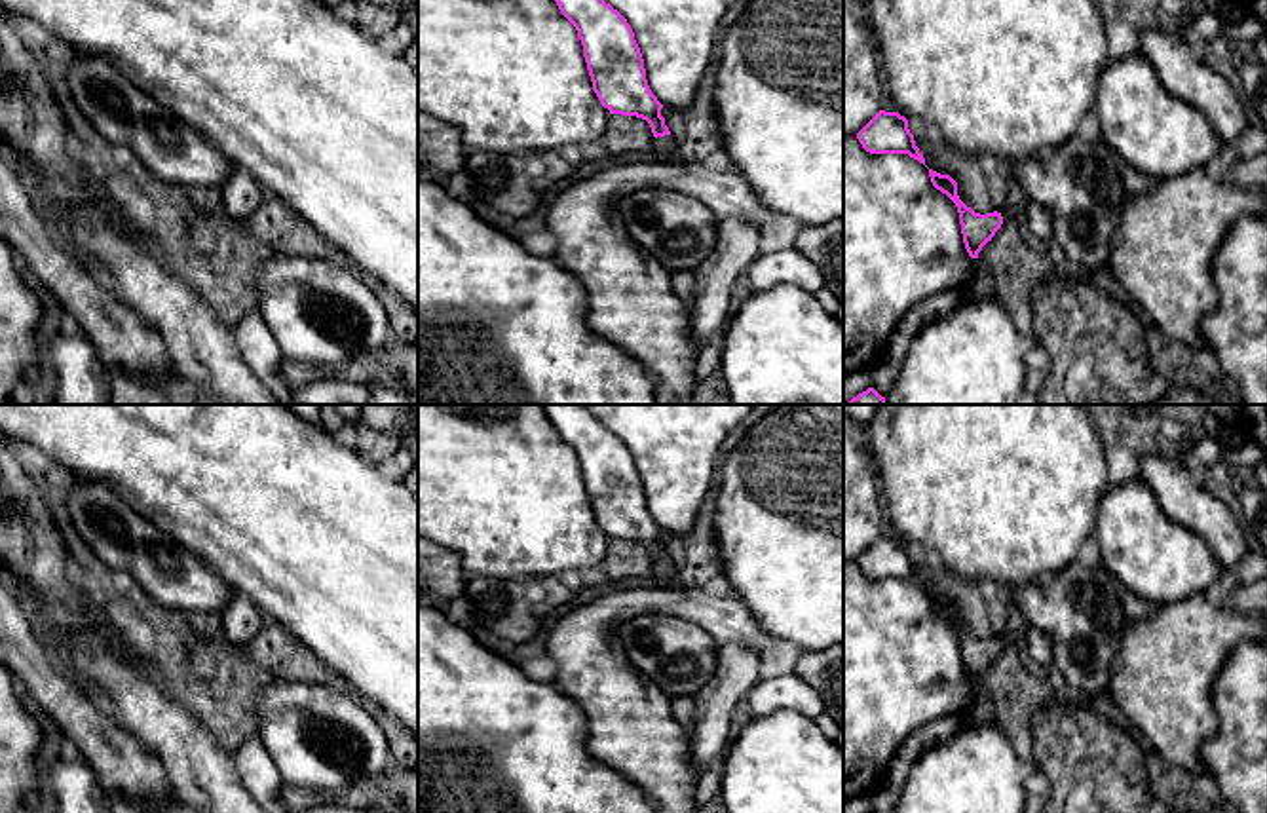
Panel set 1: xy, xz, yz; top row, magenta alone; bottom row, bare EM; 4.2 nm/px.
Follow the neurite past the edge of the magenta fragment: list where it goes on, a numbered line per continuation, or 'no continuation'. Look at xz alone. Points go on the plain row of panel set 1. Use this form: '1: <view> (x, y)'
1: xz (665, 572)

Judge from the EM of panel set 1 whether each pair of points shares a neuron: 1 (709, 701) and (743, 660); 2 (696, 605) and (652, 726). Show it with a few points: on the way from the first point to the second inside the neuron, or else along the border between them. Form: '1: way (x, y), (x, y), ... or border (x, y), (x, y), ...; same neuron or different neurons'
1: way (718, 692), (737, 669); same neuron
2: way (646, 603), (618, 606), (599, 625), (603, 677); same neuron

